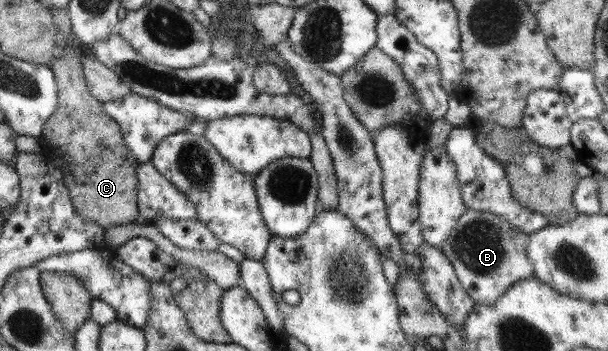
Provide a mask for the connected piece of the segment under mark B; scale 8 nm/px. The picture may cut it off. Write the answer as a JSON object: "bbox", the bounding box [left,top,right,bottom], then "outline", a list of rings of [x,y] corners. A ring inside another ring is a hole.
{"bbox":[440,210,534,304],"outline":[[[467,210],[440,250],[450,260],[466,294],[478,304],[494,304],[514,283],[534,276],[526,245],[529,235],[491,212]]]}

